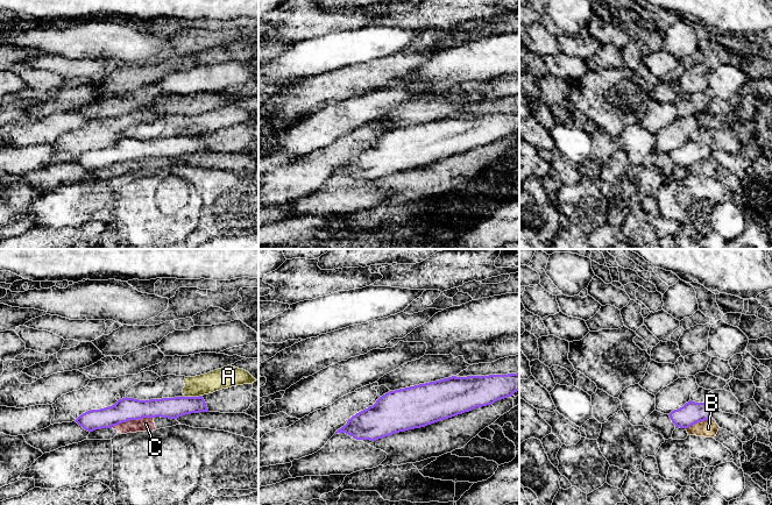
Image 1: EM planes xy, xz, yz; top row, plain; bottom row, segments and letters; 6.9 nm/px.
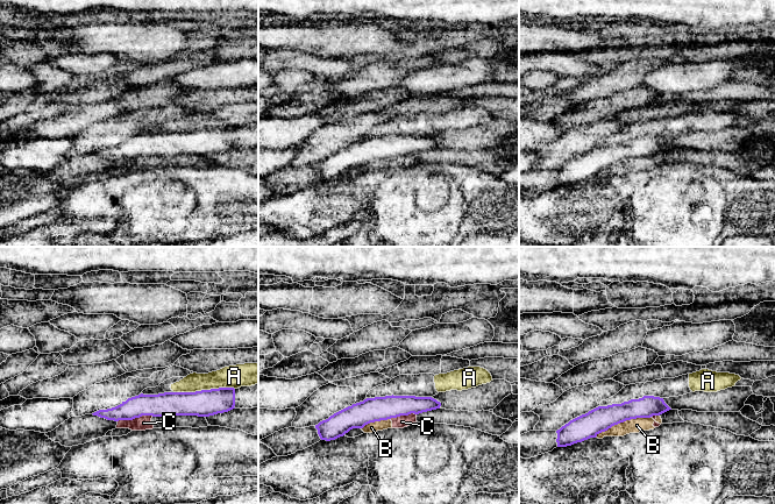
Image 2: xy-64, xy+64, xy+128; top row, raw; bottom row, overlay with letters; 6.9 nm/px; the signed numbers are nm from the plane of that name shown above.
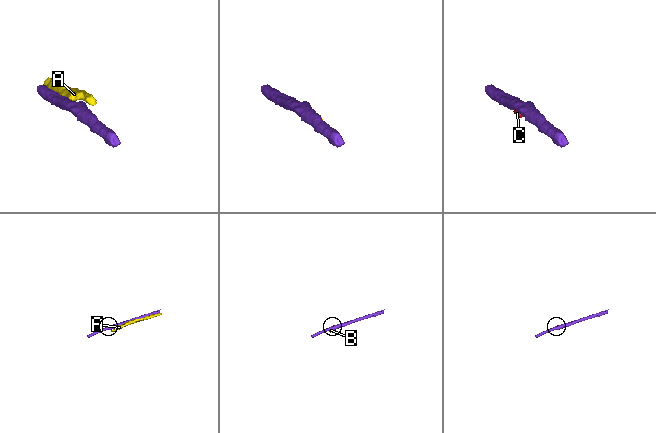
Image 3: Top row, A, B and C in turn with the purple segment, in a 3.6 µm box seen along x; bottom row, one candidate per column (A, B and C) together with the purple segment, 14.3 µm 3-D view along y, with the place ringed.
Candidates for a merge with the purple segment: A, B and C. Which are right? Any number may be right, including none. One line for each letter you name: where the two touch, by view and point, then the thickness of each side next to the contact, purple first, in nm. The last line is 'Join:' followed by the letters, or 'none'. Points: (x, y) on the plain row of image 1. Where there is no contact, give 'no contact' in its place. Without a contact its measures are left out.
Join: none

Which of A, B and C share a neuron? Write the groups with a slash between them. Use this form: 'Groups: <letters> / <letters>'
Groups: A / B C

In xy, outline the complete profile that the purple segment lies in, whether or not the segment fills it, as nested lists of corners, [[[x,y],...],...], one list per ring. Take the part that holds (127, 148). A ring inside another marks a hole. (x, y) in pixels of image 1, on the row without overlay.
[[[201,135],[150,140],[139,140],[126,136],[119,138],[112,145],[87,150],[75,161],[85,170],[93,171],[101,168],[112,168],[129,159],[156,156],[177,158],[185,154],[200,151],[208,151]]]

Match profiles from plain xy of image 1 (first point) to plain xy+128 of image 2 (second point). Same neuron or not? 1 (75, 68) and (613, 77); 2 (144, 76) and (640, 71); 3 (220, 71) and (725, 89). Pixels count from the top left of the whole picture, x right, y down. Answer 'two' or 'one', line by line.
1: two
2: one
3: two

